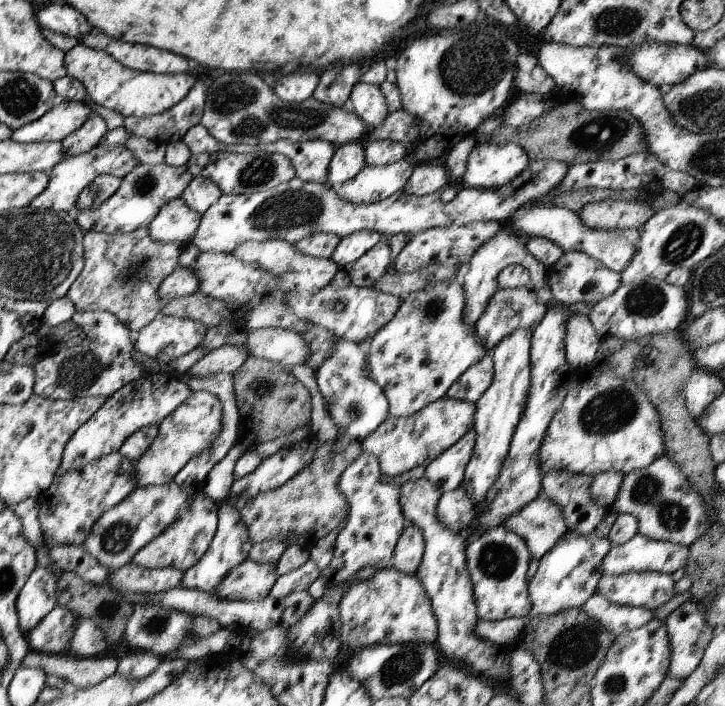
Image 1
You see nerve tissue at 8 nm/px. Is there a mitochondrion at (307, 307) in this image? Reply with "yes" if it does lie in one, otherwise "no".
no

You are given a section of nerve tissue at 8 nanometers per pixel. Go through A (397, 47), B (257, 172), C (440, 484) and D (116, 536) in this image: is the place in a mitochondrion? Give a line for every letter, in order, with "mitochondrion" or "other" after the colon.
A: other
B: mitochondrion
C: other
D: mitochondrion

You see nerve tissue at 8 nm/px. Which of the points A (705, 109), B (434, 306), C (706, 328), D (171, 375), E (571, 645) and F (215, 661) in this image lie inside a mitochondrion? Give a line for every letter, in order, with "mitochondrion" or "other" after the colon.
A: mitochondrion
B: mitochondrion
C: mitochondrion
D: other
E: mitochondrion
F: other

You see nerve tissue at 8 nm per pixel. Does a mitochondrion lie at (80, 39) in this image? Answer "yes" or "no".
no

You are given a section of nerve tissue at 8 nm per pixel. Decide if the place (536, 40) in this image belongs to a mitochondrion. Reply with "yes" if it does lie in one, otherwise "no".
no

